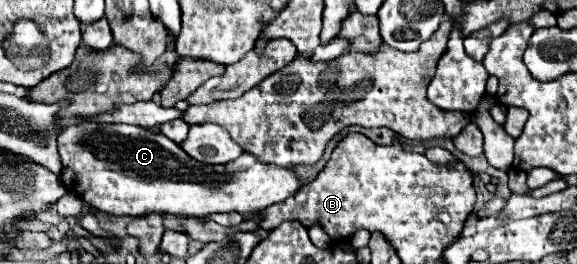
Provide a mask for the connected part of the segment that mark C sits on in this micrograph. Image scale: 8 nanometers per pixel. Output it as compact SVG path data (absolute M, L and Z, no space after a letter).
M82 120L80 124L62 128L58 138L58 152L62 158L62 182L68 192L82 198L86 204L106 212L106 214L130 214L146 216L150 212L174 214L174 216L194 216L206 218L212 212L240 212L242 216L264 210L280 200L286 200L302 184L290 168L262 164L252 154L242 154L232 164L208 166L192 160L178 144L174 144L162 132L148 132L142 126L132 124L106 124L92 120Z

